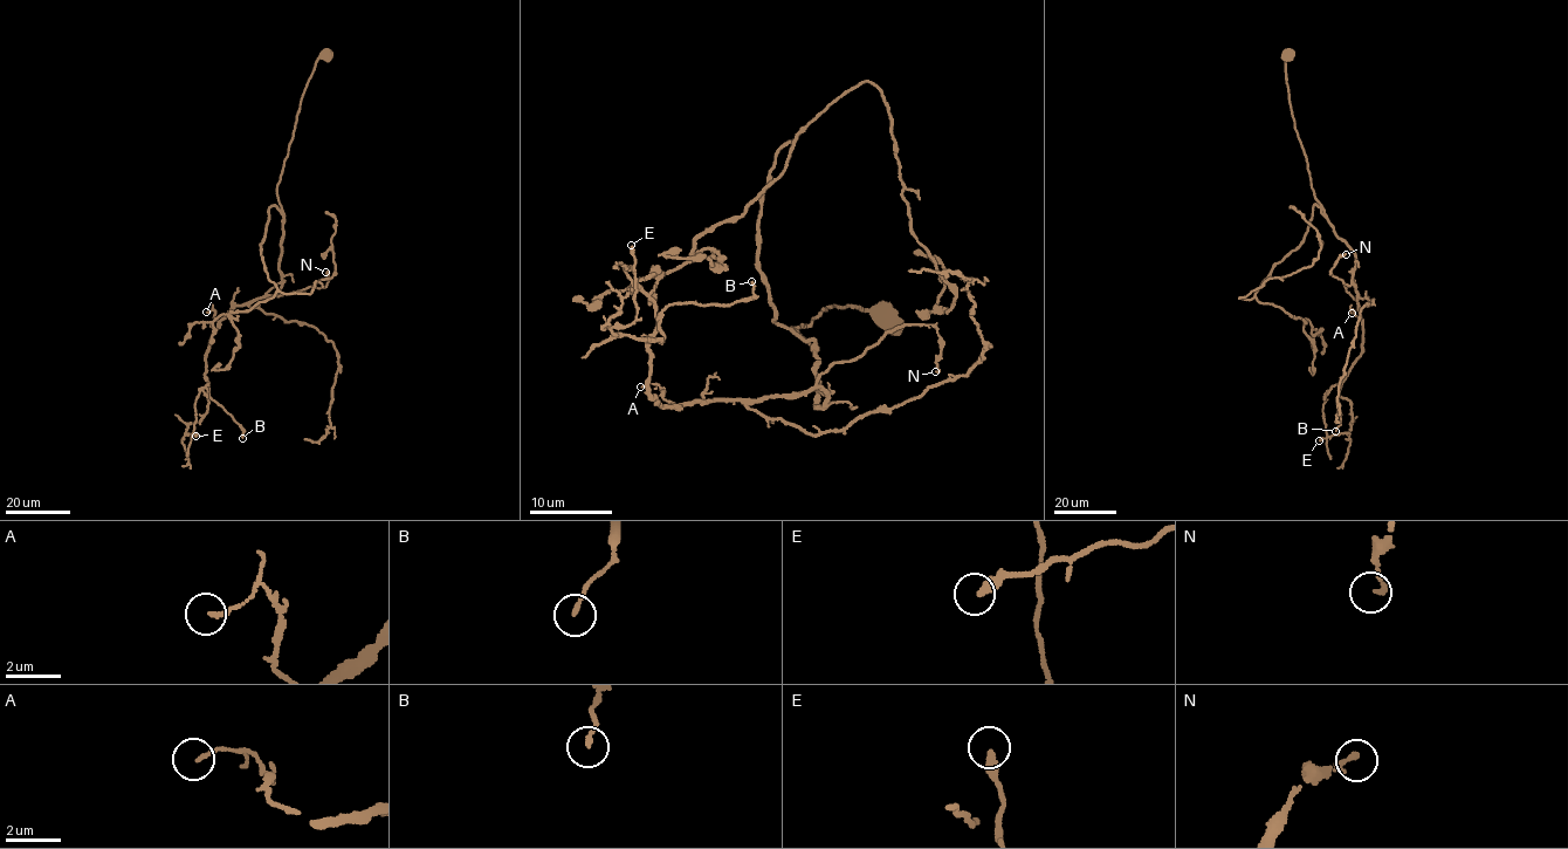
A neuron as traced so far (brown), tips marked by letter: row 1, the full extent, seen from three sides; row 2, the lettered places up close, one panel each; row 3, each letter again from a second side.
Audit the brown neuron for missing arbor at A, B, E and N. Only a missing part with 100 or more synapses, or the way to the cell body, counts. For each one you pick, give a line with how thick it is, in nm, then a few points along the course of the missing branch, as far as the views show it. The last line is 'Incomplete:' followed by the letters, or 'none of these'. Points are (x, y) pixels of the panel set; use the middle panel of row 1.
Incomplete: none of these

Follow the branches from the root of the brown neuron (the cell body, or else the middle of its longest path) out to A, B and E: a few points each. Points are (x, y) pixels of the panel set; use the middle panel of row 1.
A: (884, 319), (836, 305), (792, 327), (816, 346), (817, 408), (816, 390), (682, 405), (640, 387)
B: (884, 319), (792, 327), (822, 405), (661, 405), (660, 314), (751, 281)
E: (884, 319), (792, 327), (822, 405), (661, 405), (660, 315), (662, 340), (611, 328), (635, 317), (631, 245)

